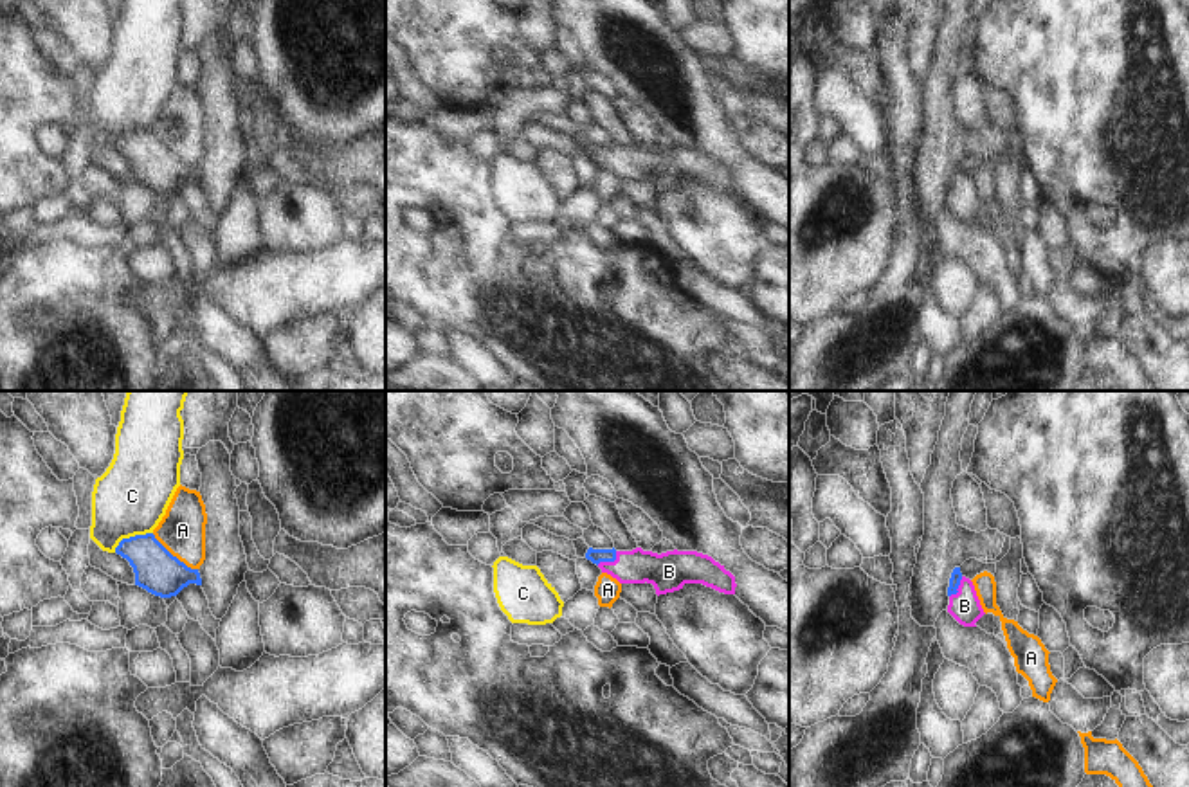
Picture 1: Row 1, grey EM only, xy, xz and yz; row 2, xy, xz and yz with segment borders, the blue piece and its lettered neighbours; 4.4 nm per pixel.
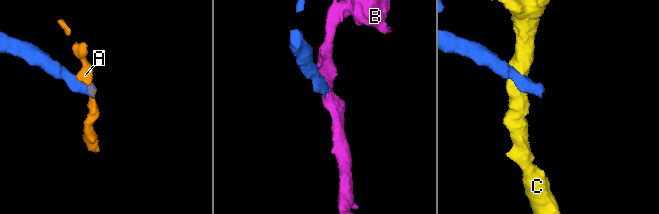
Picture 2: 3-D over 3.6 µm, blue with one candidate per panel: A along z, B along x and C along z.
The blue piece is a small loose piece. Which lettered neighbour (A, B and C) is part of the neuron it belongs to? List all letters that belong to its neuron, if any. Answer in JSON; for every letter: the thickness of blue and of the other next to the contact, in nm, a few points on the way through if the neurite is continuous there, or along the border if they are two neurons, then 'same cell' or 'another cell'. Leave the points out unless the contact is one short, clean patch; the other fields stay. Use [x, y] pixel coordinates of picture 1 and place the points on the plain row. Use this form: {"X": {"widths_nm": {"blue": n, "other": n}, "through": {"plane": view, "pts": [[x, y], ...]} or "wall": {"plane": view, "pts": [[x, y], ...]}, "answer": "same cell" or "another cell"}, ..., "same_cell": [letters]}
{"A": {"widths_nm": {"blue": 200, "other": 200}, "wall": {"plane": "xy", "pts": [[152, 130], [173, 152], [197, 166]]}, "answer": "another cell"}, "B": {"widths_nm": {"blue": 60, "other": 160}, "through": {"plane": "xz", "pts": [[595, 152], [609, 157], [663, 168]]}, "answer": "same cell"}, "C": {"widths_nm": {"blue": 200, "other": 320}, "wall": {"plane": "xy", "pts": [[152, 128], [125, 134], [114, 148]]}, "answer": "another cell"}, "same_cell": ["B"]}

